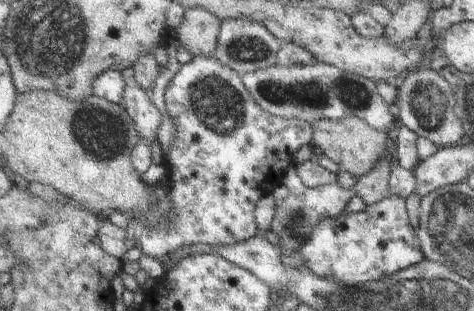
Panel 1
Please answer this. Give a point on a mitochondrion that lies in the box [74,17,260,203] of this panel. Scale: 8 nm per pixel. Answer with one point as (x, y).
(215, 107)

